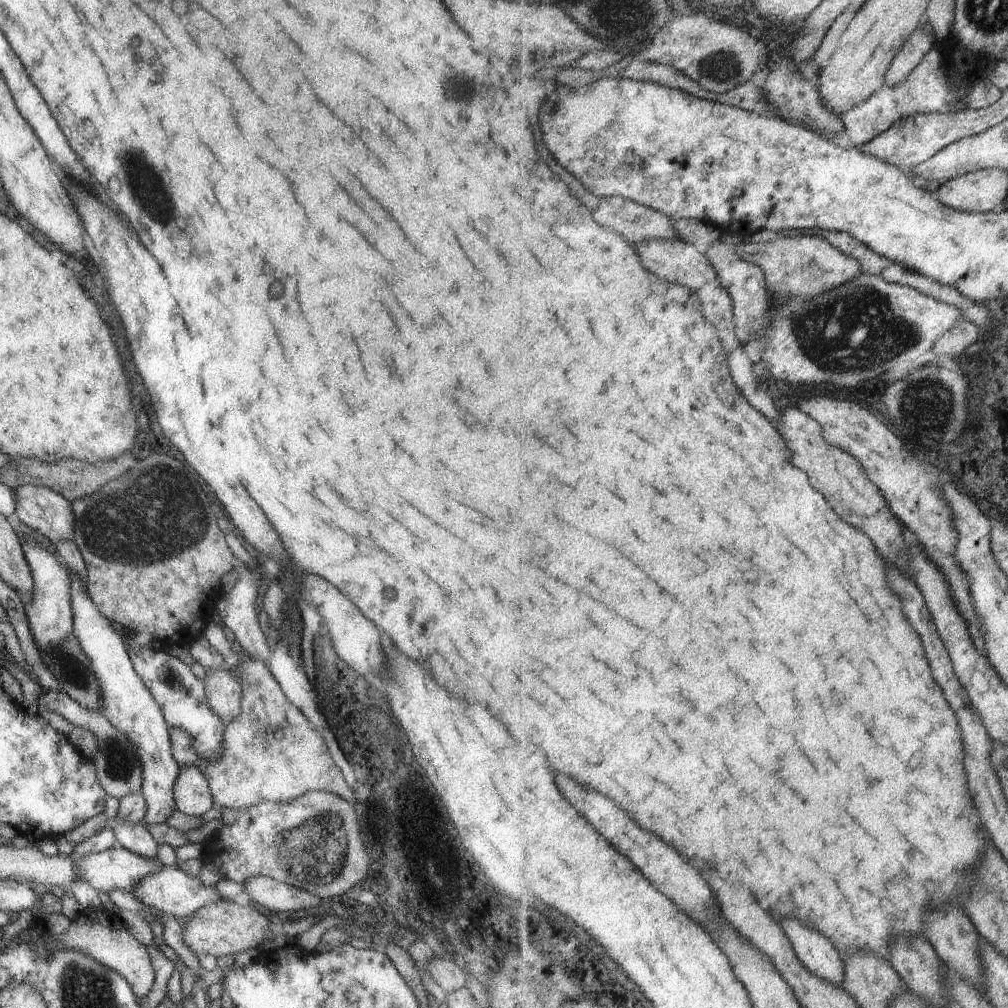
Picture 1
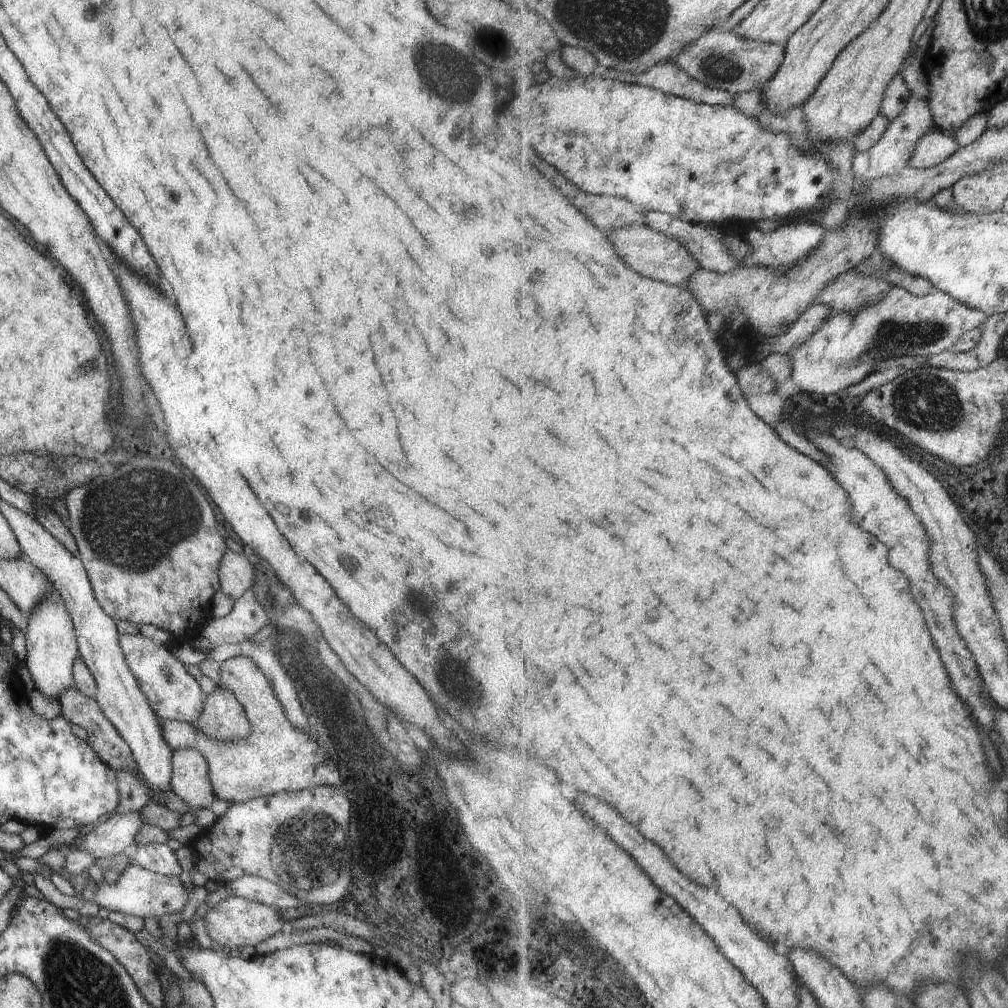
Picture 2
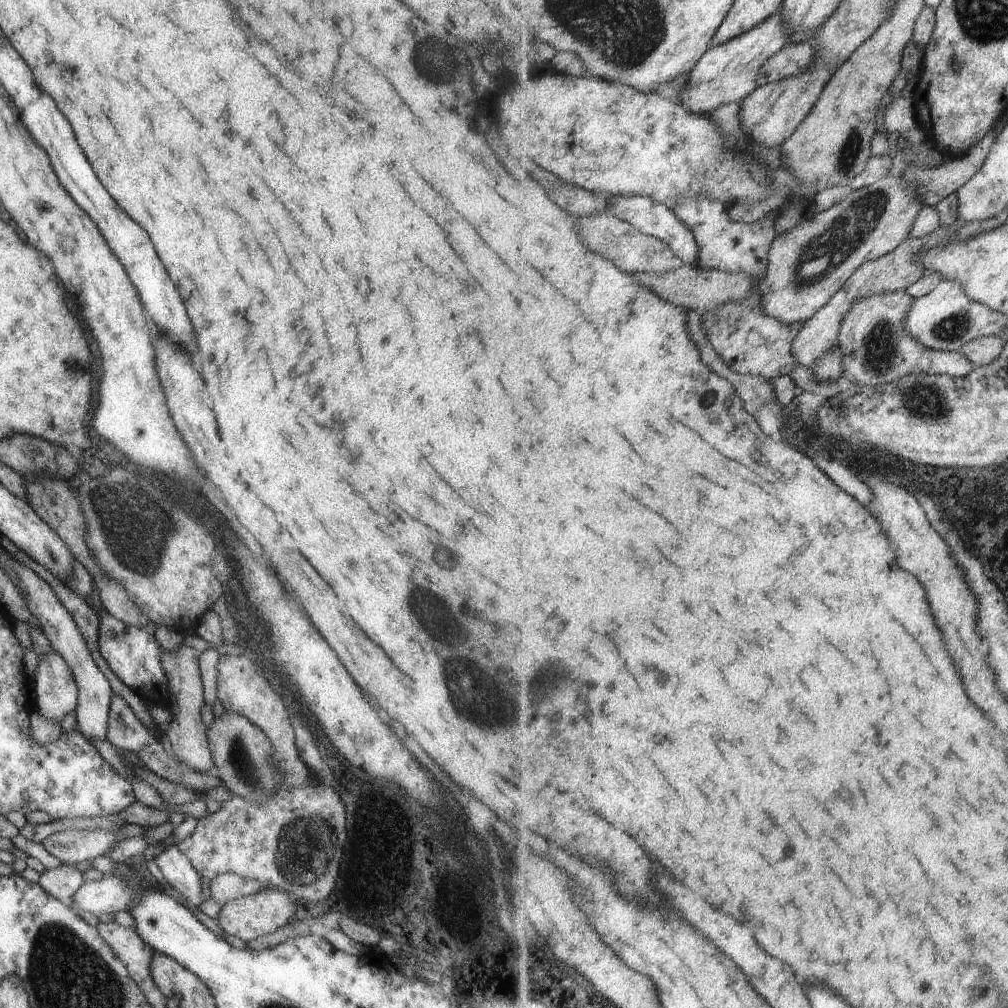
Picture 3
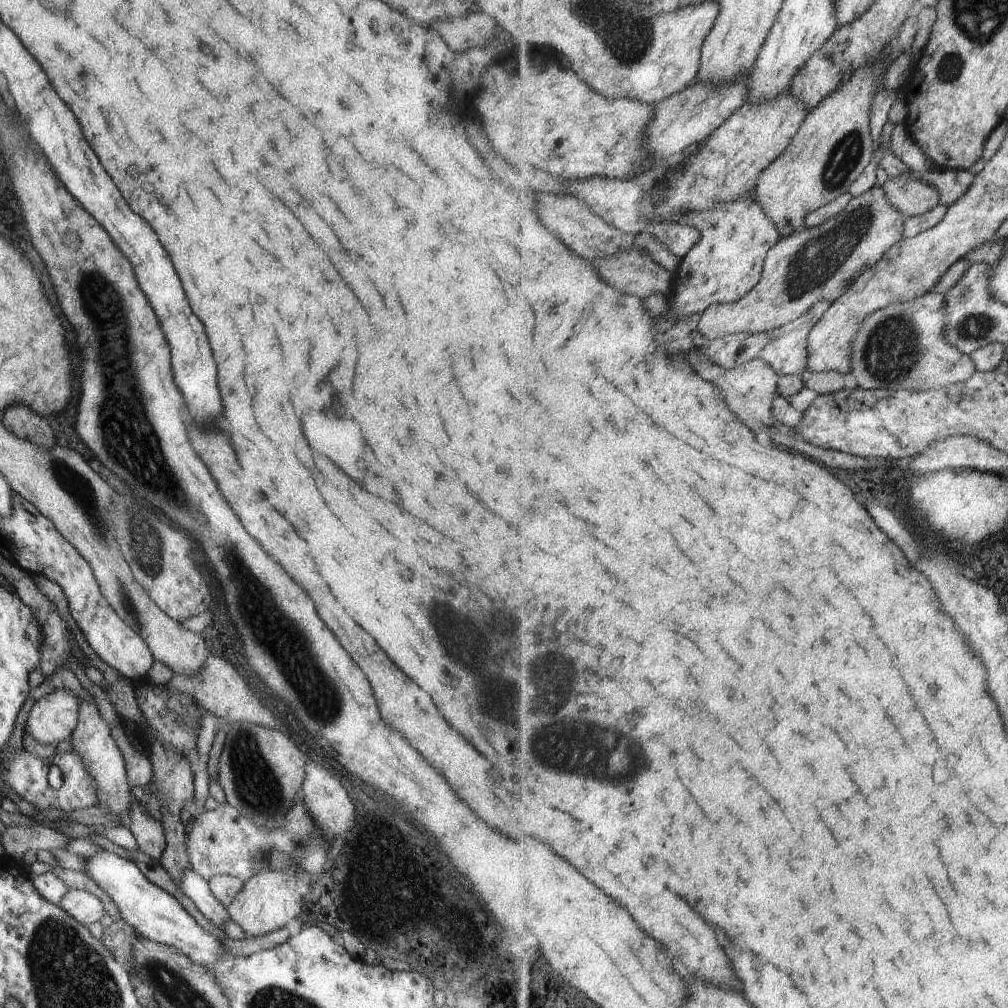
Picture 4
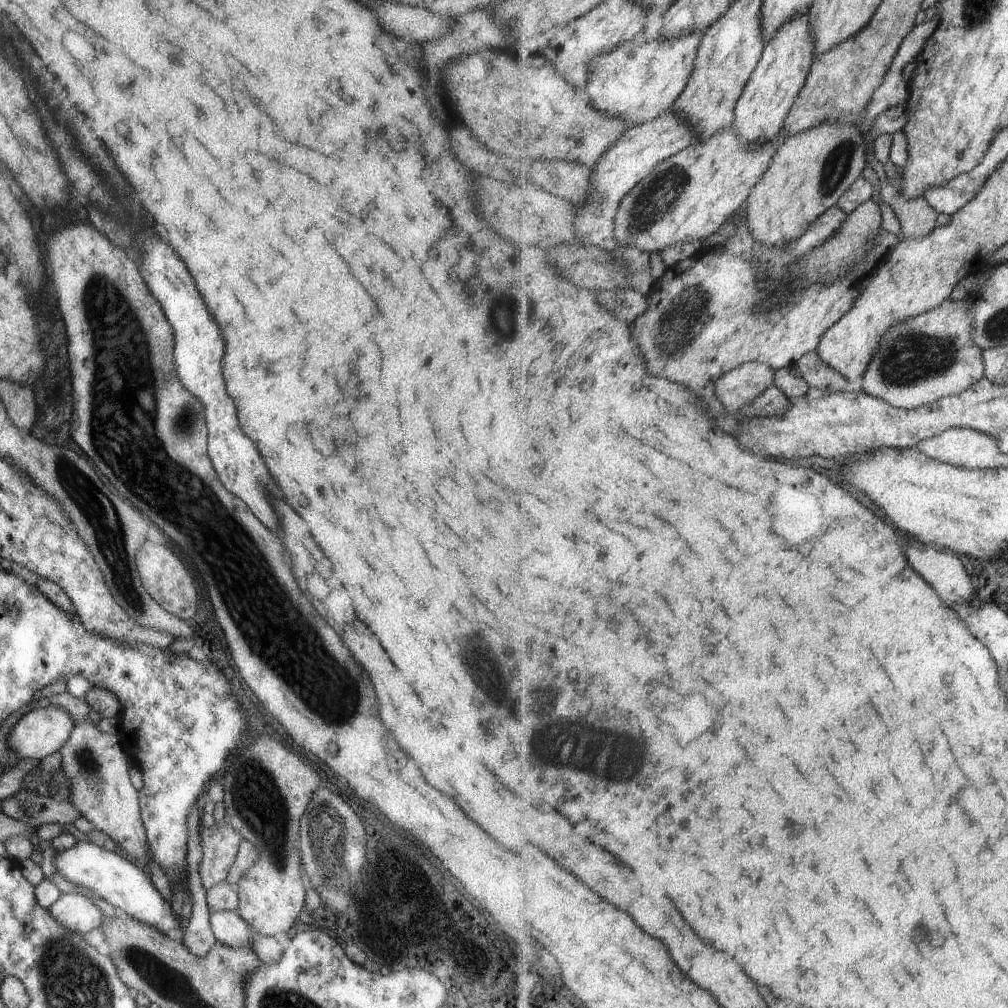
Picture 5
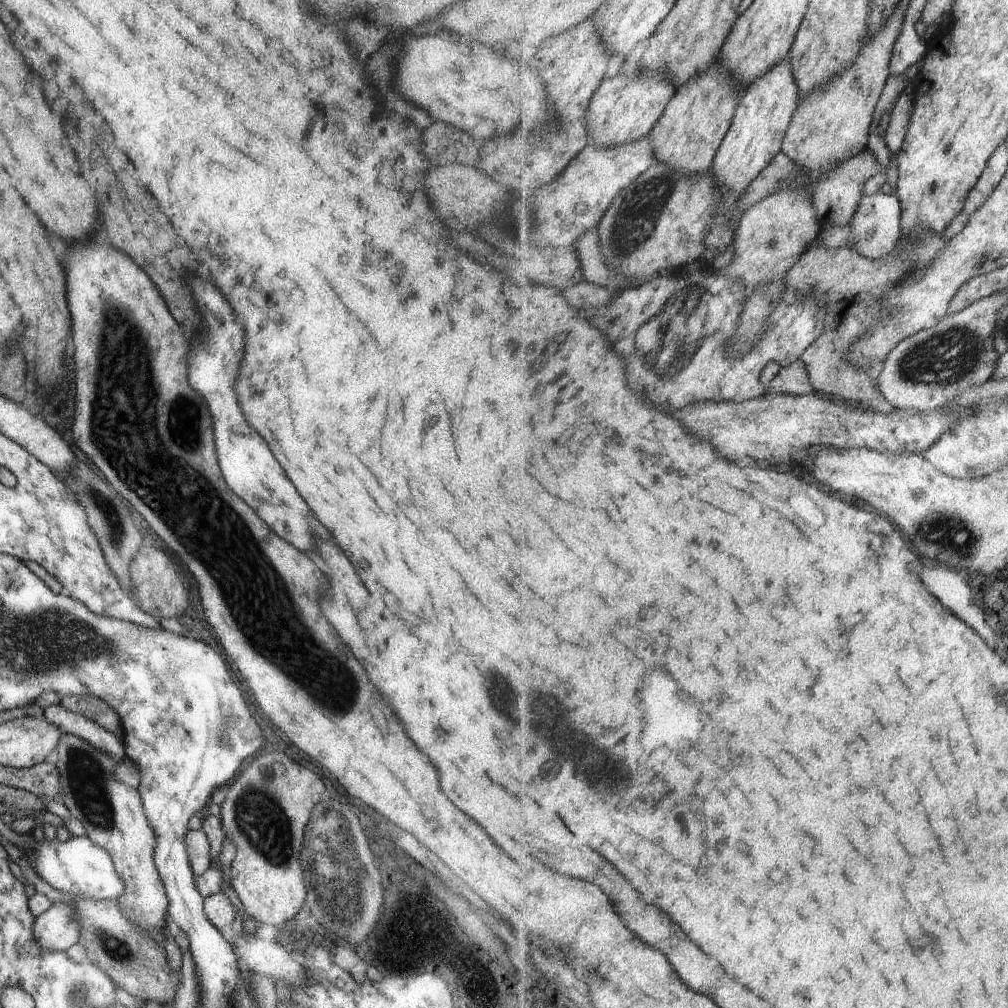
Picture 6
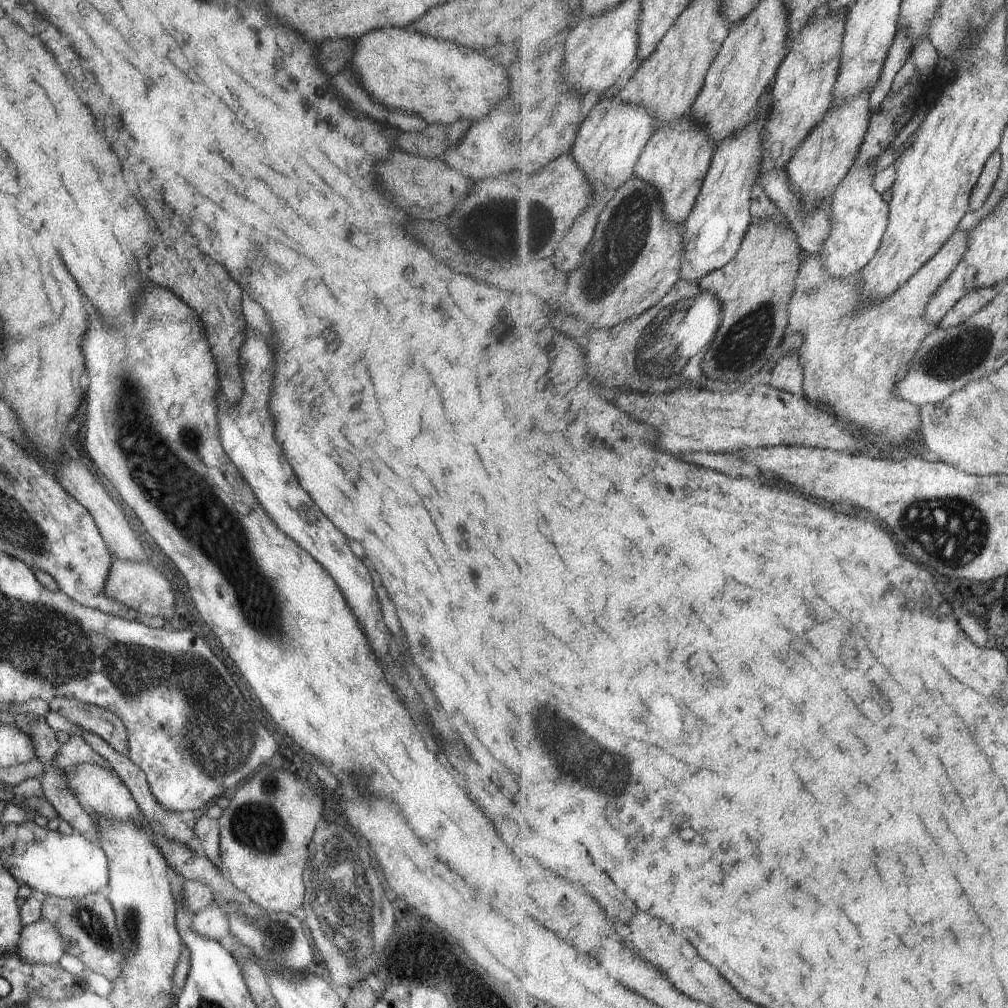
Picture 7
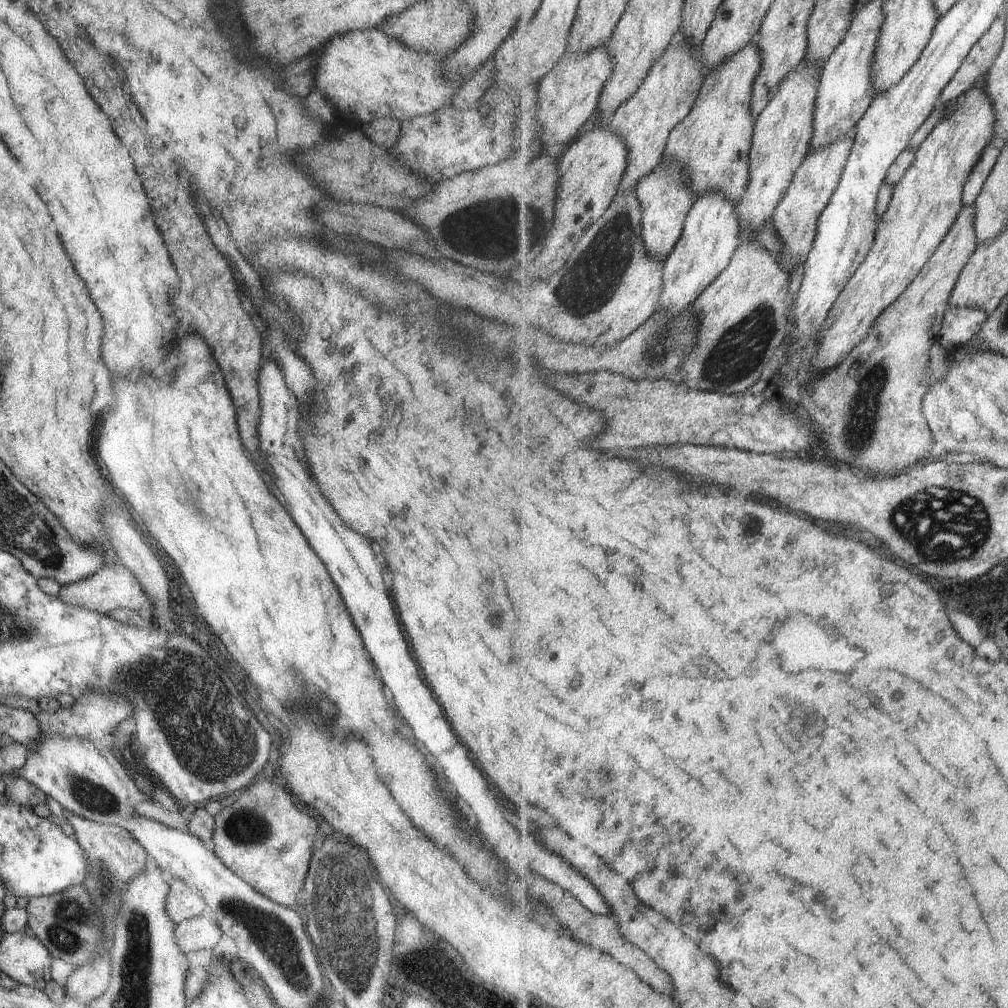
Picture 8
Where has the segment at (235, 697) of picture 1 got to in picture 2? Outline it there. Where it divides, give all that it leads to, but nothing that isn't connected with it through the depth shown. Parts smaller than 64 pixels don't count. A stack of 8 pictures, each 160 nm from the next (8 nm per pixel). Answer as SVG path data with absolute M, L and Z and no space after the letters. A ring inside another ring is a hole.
M219 685L205 696L197 720L187 723L217 741L239 741L248 737L251 730L244 708L230 690Z

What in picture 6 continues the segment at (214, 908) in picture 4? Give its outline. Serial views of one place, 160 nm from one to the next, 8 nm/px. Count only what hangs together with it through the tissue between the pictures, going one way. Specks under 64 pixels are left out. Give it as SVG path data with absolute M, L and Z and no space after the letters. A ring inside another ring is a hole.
M239 932L230 940L230 945L235 950L237 961L245 964L253 973L269 978L273 982L283 980L286 987L295 986L303 982L303 972L299 960L293 960L293 952L283 948L275 941L266 941L257 934Z

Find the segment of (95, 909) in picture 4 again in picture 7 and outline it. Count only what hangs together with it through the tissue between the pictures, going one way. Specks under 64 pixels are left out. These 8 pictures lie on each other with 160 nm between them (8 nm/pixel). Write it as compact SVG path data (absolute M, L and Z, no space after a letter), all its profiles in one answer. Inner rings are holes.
M42 919L20 929L16 954L29 965L53 965L64 954L59 934Z

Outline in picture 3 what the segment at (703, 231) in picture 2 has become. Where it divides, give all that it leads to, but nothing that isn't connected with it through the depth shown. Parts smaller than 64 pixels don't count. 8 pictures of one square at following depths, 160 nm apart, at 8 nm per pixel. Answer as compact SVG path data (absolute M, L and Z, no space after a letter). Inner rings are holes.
M641 195L610 196L609 200L611 200L611 208L609 208L611 214L632 224L646 235L660 238L668 243L673 252L684 259L687 265L697 264L700 247L697 244L696 235L665 203Z

